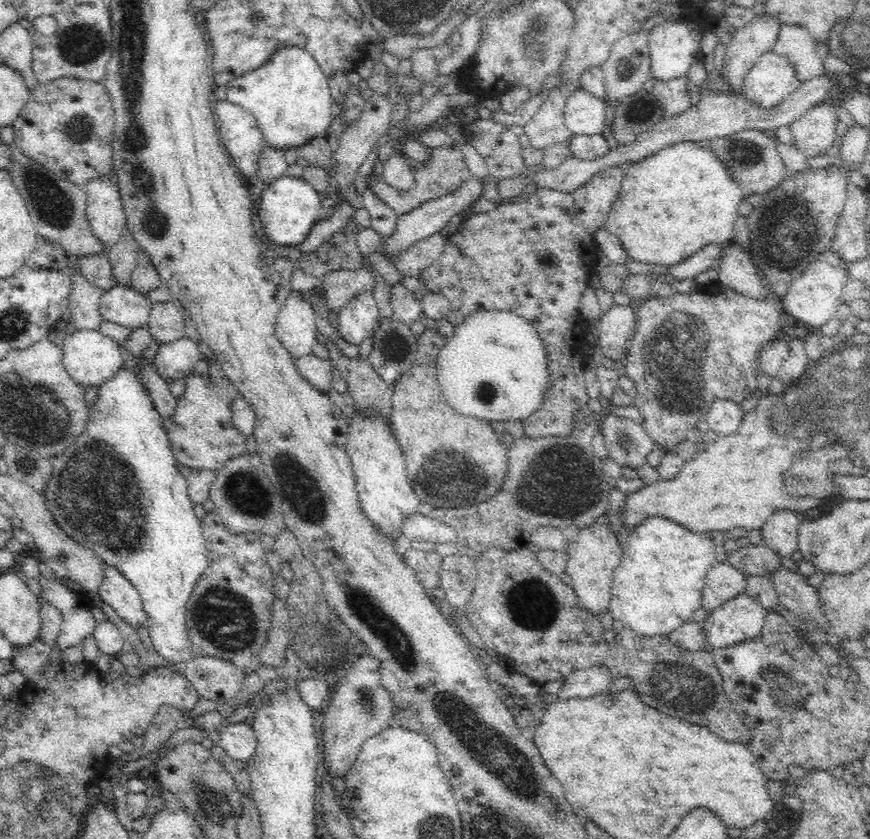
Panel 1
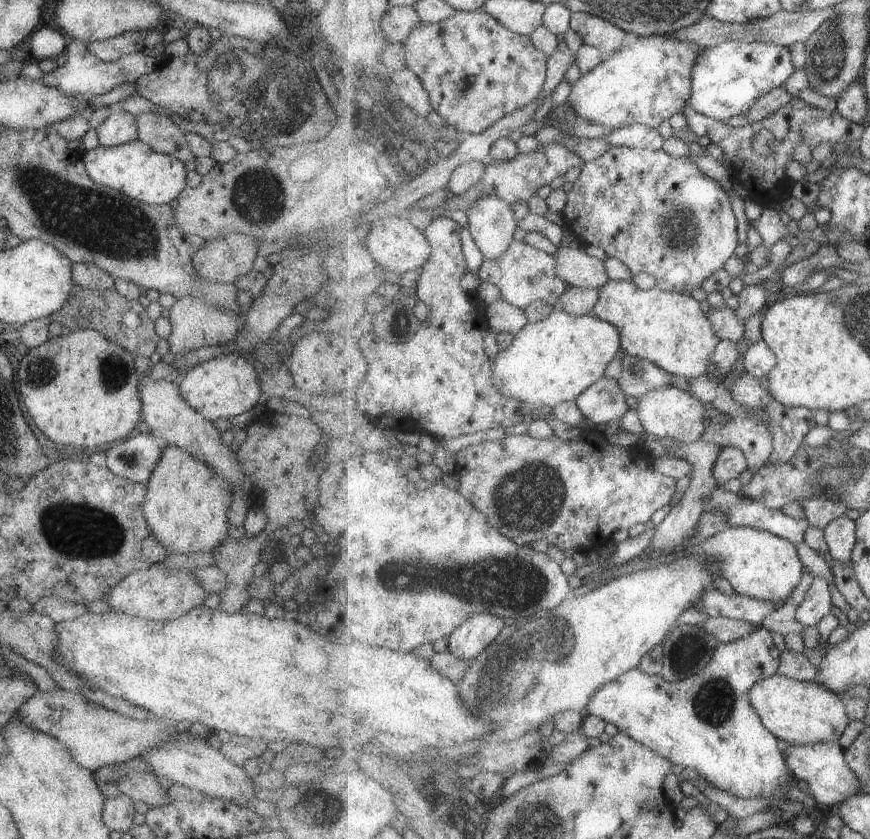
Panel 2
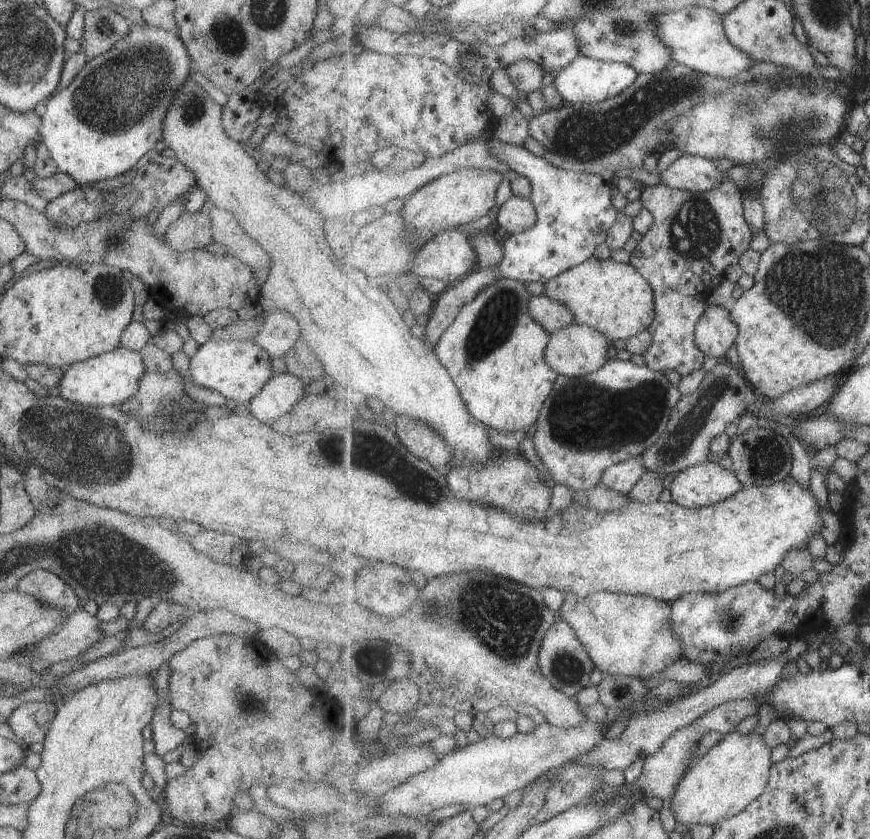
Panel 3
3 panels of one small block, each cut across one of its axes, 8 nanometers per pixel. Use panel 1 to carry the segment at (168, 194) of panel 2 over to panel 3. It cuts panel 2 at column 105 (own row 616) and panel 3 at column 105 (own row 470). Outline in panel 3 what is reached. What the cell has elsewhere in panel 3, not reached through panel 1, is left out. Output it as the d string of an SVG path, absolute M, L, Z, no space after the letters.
M146 23L129 26L129 32L121 40L104 54L91 58L67 87L50 96L40 117L39 134L56 169L69 174L79 186L124 175L145 152L154 149L155 143L162 140L161 120L165 118L179 86L190 78L192 69L193 63L177 35Z

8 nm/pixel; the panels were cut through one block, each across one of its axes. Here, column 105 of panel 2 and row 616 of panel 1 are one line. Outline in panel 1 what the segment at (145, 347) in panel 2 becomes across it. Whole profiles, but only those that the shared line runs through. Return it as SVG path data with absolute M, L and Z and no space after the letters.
M301 549L296 551L288 563L293 572L293 581L290 585L290 597L286 601L289 614L289 644L286 648L286 662L280 668L260 666L254 672L246 674L238 696L234 696L234 700L228 700L224 704L218 703L218 712L224 718L232 714L234 704L243 704L251 698L254 692L260 690L271 680L287 678L295 683L302 679L314 678L322 680L328 685L344 681L345 676L359 657L352 647L356 636L328 605L322 577L314 563L304 556Z

